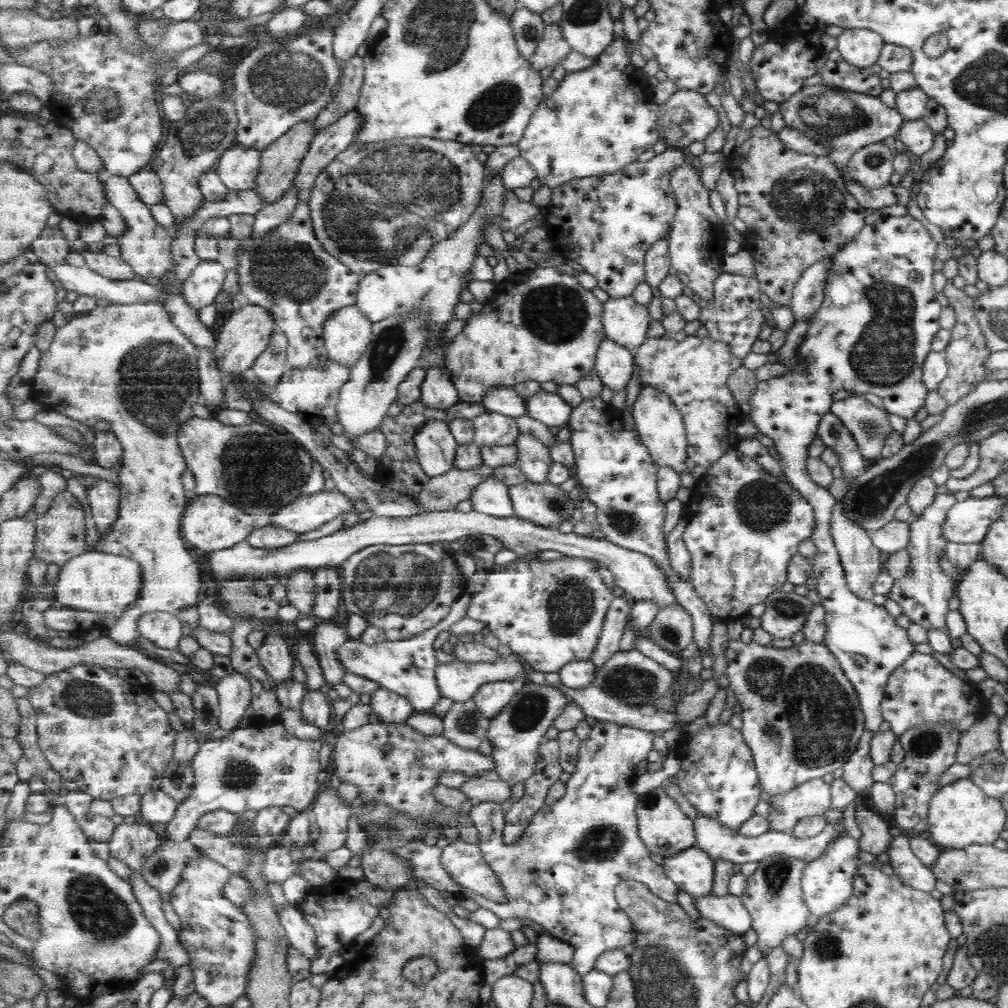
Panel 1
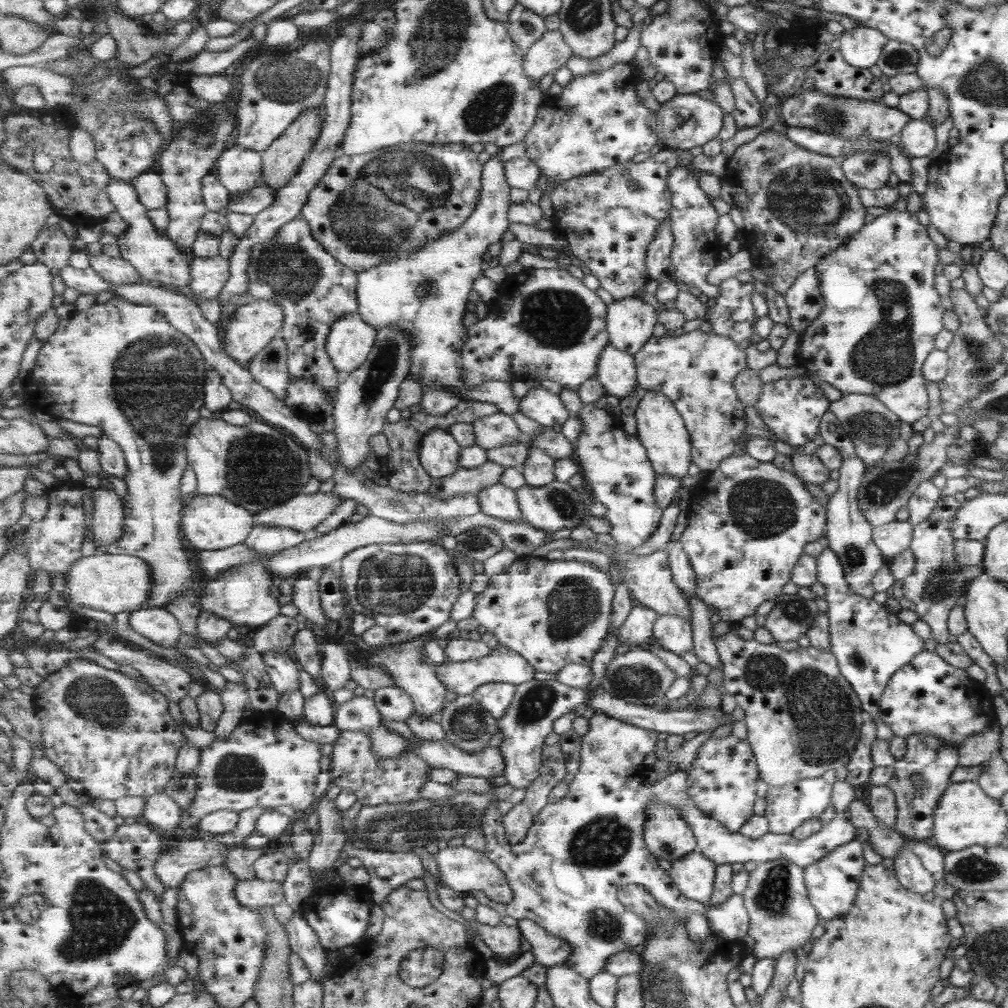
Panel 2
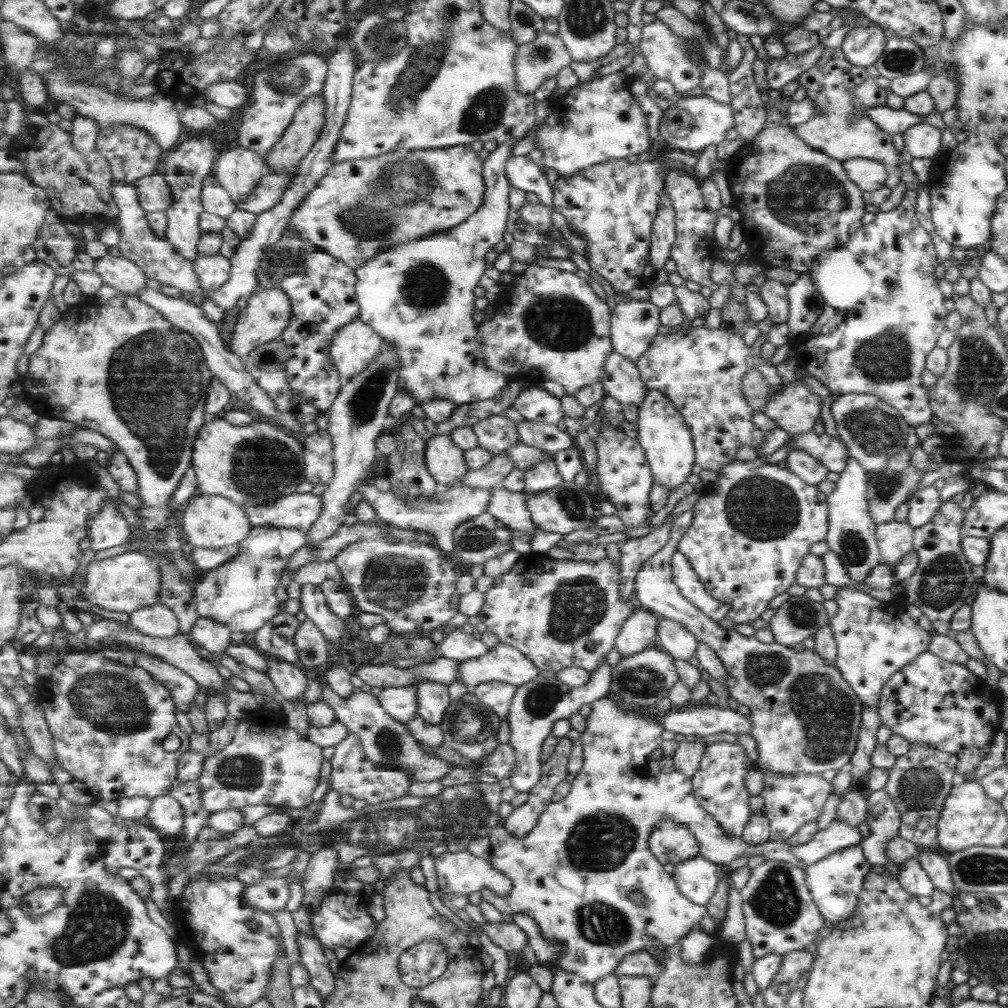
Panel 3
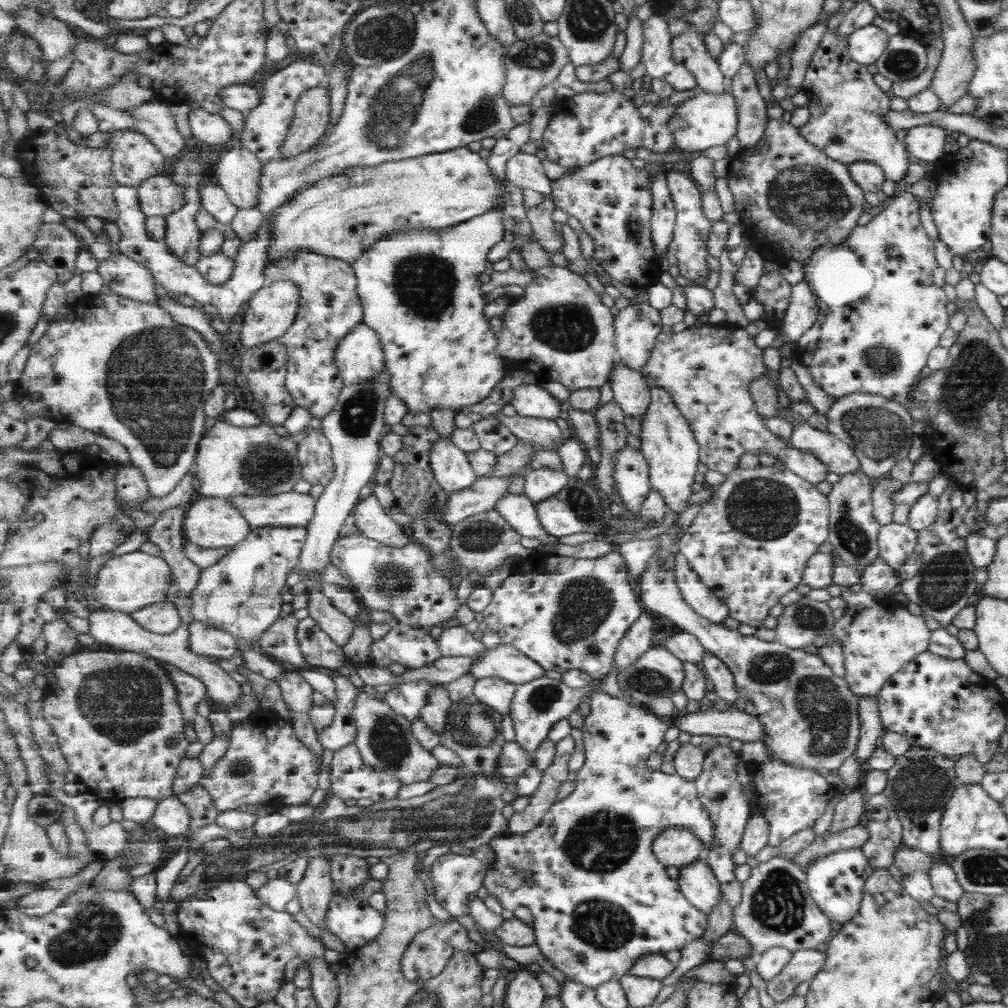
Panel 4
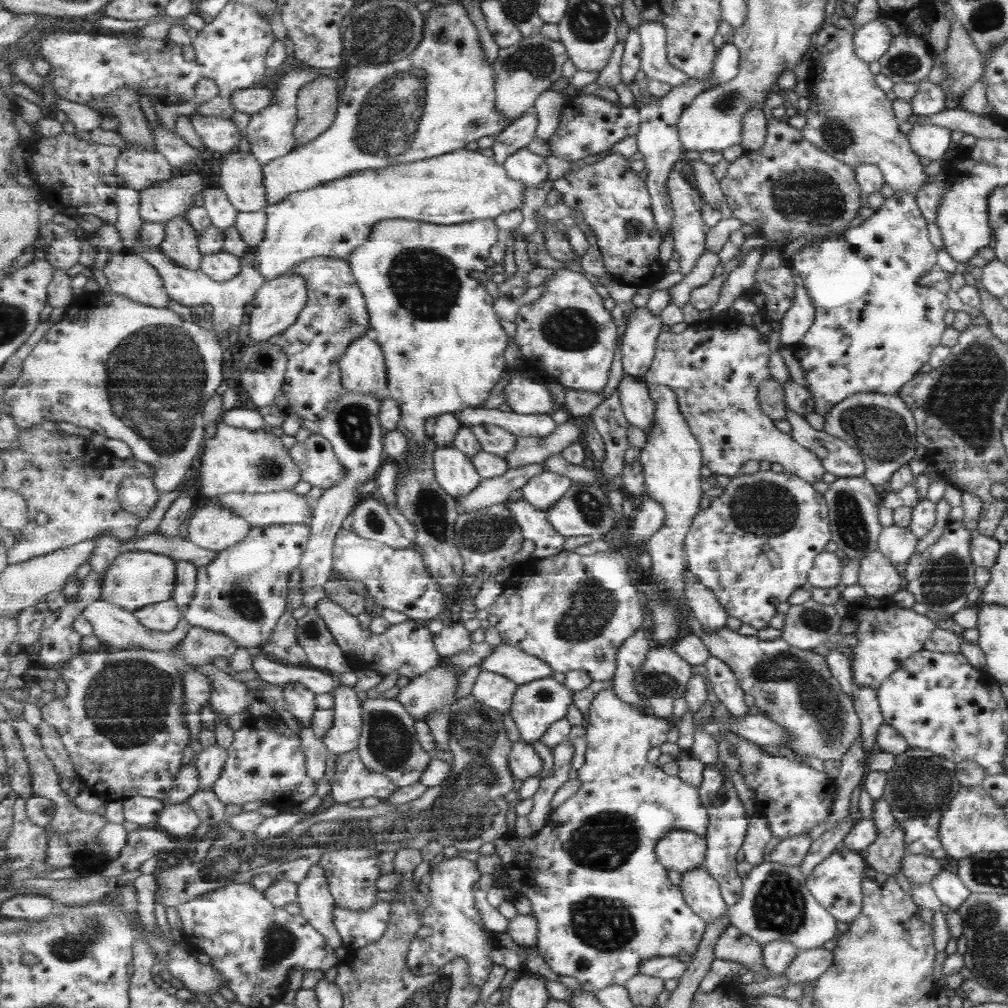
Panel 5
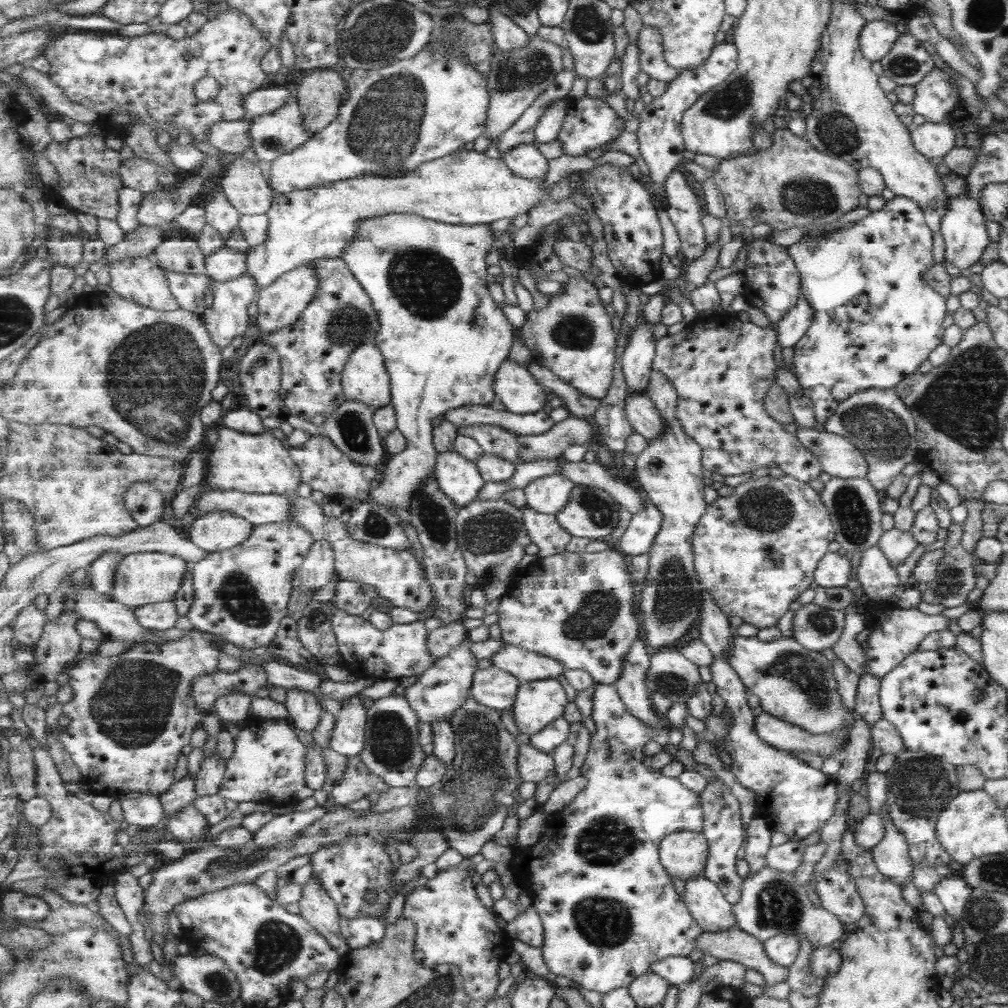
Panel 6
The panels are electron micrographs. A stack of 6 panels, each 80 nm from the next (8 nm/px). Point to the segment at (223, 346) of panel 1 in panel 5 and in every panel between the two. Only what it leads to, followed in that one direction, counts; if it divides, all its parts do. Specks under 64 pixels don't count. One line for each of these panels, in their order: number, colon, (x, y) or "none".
2: (254, 325)
3: (262, 318)
4: (270, 313)
5: (278, 303)

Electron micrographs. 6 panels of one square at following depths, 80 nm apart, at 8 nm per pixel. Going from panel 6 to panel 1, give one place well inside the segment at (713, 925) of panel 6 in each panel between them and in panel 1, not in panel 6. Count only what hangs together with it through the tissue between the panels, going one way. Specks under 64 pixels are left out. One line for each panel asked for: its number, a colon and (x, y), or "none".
1: (693, 870)
2: (695, 874)
3: (699, 879)
4: (698, 883)
5: (704, 894)

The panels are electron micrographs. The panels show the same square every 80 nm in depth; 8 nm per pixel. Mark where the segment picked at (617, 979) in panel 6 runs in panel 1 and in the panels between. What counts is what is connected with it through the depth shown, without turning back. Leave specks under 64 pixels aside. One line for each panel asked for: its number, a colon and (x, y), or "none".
1: (561, 874)
2: (566, 875)
3: (576, 873)
4: (600, 898)
5: (604, 903)

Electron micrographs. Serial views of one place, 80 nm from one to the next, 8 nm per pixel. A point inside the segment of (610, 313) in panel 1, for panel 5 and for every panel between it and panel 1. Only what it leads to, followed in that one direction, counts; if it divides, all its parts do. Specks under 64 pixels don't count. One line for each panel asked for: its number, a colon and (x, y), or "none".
2: (631, 321)
3: (635, 324)
4: (637, 326)
5: (639, 343)

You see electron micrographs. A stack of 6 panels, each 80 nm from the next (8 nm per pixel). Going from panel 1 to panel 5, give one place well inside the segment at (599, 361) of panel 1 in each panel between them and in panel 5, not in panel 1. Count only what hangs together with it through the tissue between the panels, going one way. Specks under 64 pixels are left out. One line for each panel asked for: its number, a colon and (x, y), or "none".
2: (617, 370)
3: (622, 380)
4: (631, 391)
5: (639, 408)

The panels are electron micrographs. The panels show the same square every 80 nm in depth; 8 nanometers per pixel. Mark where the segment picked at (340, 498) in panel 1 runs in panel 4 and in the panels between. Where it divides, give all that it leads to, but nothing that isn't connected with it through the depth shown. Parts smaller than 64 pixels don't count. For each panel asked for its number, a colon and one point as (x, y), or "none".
2: (303, 512)
3: (300, 511)
4: (290, 509)

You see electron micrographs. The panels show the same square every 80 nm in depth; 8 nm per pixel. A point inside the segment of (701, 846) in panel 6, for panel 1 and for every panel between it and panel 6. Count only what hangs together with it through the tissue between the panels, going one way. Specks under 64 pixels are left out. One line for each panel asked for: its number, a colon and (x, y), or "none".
1: (664, 827)
2: (669, 836)
3: (671, 843)
4: (677, 847)
5: (681, 851)

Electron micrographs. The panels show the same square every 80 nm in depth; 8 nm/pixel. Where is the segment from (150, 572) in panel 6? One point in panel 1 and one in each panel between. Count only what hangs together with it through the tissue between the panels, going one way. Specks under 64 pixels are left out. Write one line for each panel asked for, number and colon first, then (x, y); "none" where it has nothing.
1: (99, 582)
2: (115, 583)
3: (130, 581)
4: (129, 582)
5: (135, 579)

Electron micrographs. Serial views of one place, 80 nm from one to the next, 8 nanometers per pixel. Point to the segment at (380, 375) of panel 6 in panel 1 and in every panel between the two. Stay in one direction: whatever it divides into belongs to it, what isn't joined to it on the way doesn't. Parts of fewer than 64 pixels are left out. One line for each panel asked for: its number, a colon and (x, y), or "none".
1: (348, 332)
2: (352, 338)
3: (355, 346)
4: (360, 356)
5: (364, 371)

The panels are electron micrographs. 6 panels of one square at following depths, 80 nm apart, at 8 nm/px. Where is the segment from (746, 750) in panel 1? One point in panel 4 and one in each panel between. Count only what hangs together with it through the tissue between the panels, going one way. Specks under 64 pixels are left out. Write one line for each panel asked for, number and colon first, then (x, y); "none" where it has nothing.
2: (721, 781)
3: (719, 784)
4: (721, 793)

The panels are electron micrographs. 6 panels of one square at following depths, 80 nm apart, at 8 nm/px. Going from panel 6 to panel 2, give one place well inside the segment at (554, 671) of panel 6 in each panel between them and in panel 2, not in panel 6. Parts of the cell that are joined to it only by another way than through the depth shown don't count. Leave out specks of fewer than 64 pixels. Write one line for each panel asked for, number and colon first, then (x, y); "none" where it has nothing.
2: (503, 665)
3: (505, 663)
4: (505, 661)
5: (513, 662)

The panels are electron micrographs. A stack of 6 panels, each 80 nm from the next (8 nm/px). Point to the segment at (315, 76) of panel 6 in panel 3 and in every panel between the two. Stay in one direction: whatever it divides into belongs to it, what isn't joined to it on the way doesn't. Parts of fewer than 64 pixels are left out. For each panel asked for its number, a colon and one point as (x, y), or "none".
3: (304, 131)
4: (312, 118)
5: (317, 102)

